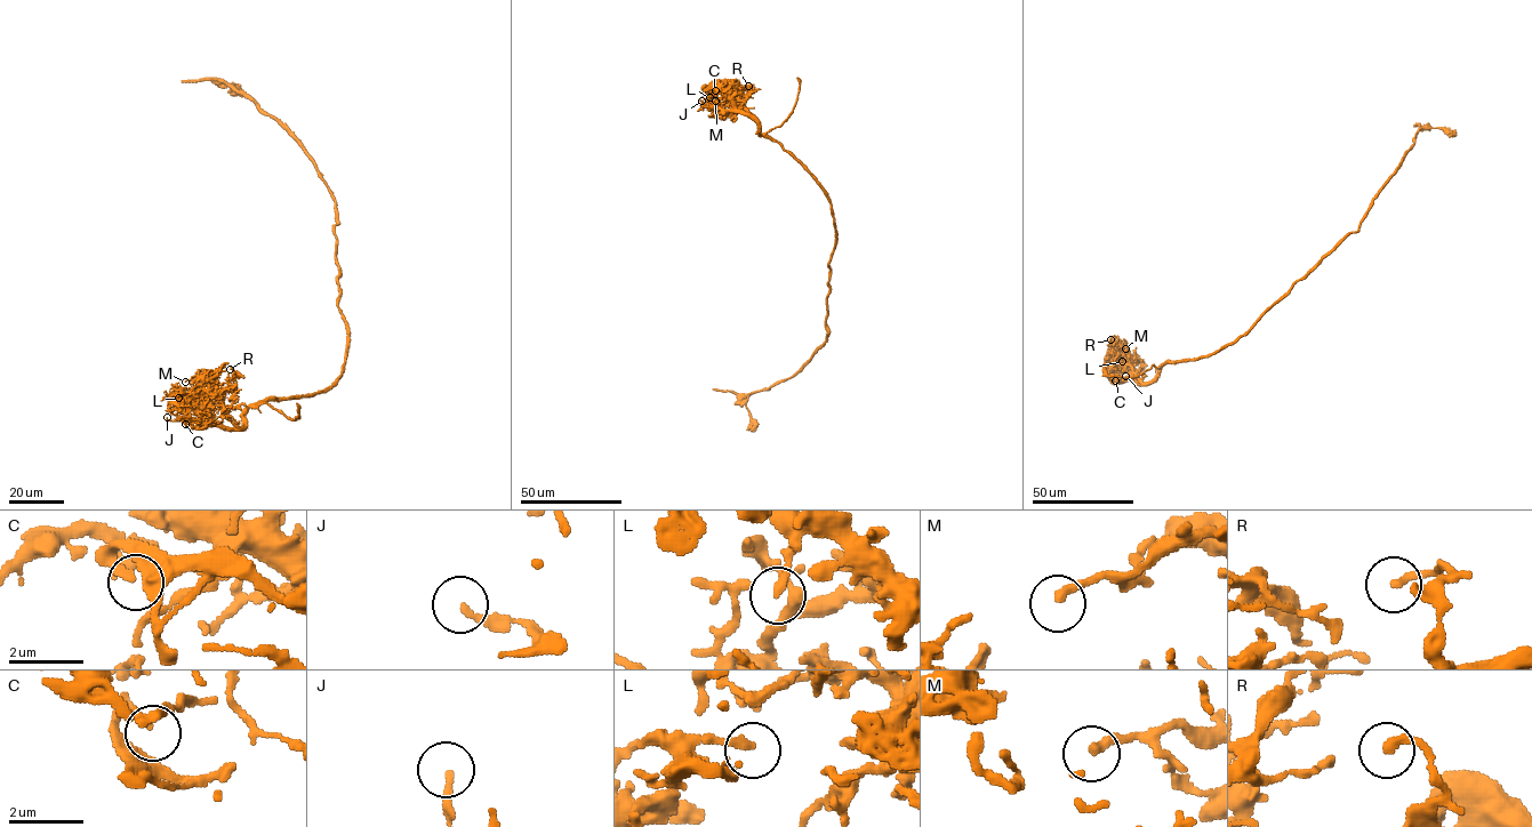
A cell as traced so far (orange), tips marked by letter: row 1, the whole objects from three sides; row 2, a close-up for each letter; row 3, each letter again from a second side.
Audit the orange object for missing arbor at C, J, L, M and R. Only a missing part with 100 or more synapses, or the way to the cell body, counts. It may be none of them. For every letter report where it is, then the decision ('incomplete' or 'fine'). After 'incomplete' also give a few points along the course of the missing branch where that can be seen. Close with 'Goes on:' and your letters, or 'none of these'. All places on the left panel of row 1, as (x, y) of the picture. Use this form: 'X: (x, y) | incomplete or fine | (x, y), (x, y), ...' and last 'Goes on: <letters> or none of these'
C: (185, 424) | fine
J: (167, 417) | fine
L: (178, 398) | fine
M: (185, 382) | fine
R: (230, 369) | fine
Goes on: none of these

